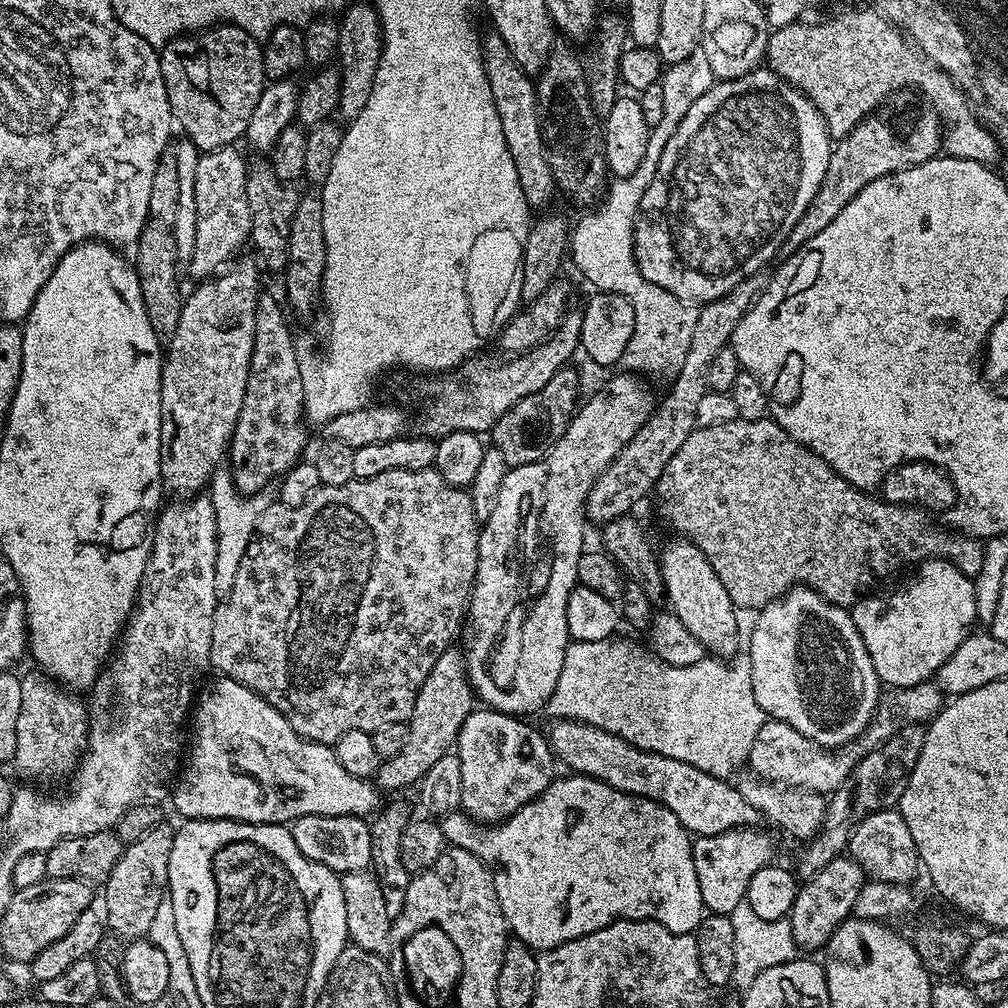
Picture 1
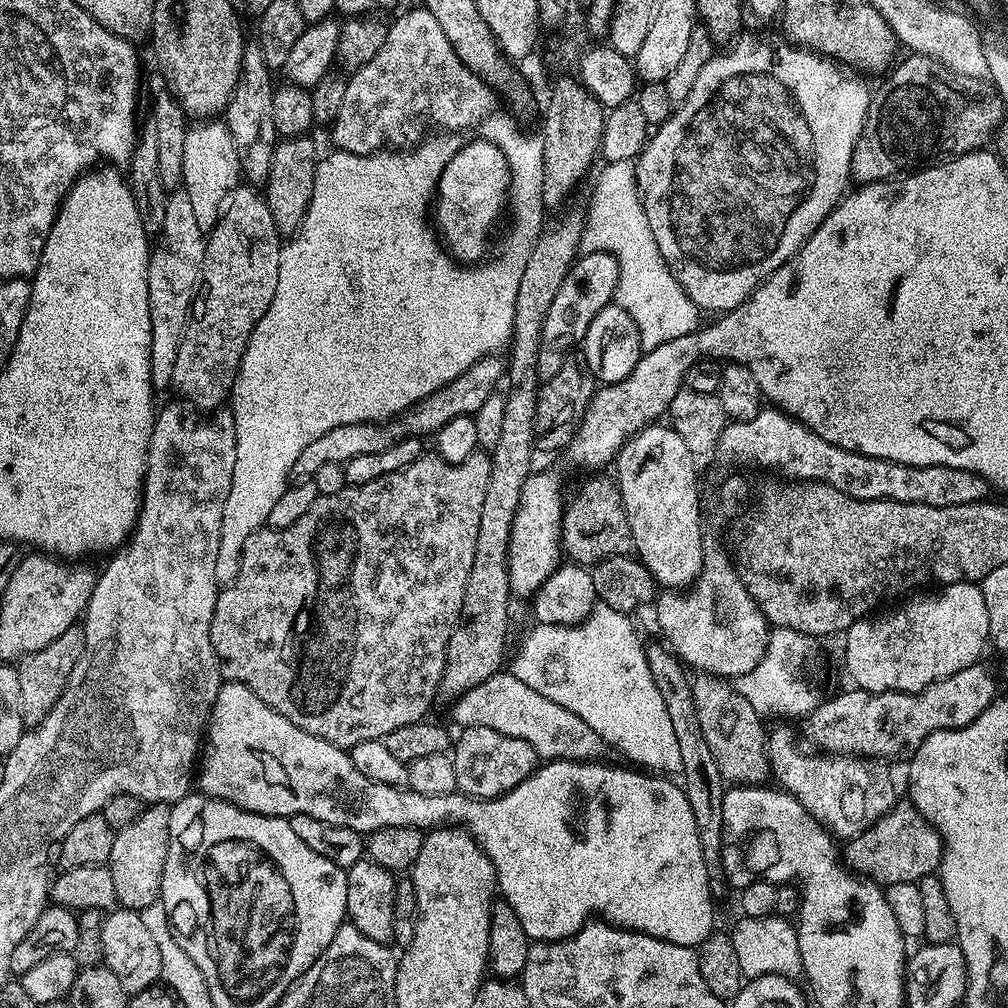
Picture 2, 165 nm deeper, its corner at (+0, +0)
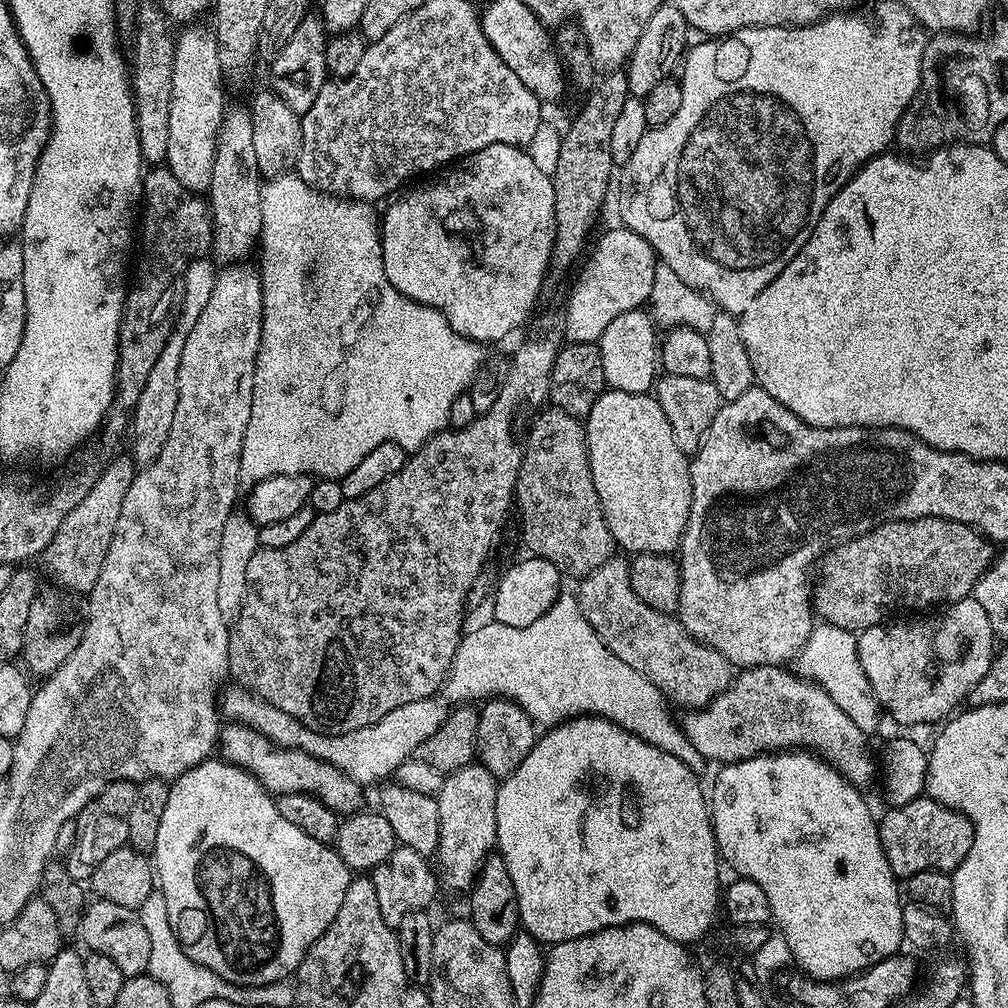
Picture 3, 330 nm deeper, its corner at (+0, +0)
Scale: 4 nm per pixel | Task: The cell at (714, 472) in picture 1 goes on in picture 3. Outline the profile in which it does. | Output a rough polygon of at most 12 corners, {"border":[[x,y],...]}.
{"border":[[888,520],[818,568],[815,615],[859,634],[967,600],[993,541]]}

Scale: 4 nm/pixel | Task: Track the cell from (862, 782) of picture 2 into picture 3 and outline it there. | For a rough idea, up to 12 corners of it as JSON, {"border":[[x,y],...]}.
{"border":[[771,664],[737,671],[682,727],[720,766],[807,750],[855,788],[869,733],[822,686]]}

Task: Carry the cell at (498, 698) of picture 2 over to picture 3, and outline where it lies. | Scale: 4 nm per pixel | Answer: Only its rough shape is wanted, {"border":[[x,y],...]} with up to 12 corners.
{"border":[[248,689],[218,708],[273,745],[333,764],[354,783],[385,781],[442,726],[436,698],[325,736]]}

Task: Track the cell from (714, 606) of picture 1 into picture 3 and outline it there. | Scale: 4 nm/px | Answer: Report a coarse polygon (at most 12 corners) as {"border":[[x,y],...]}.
{"border":[[601,392],[586,417],[617,549],[675,553],[690,456],[655,395]]}

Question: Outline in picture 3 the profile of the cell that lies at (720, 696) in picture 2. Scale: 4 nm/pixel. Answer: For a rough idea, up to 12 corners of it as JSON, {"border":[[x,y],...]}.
{"border":[[629,561],[579,581],[606,647],[673,705],[706,707],[733,664],[646,606]]}

